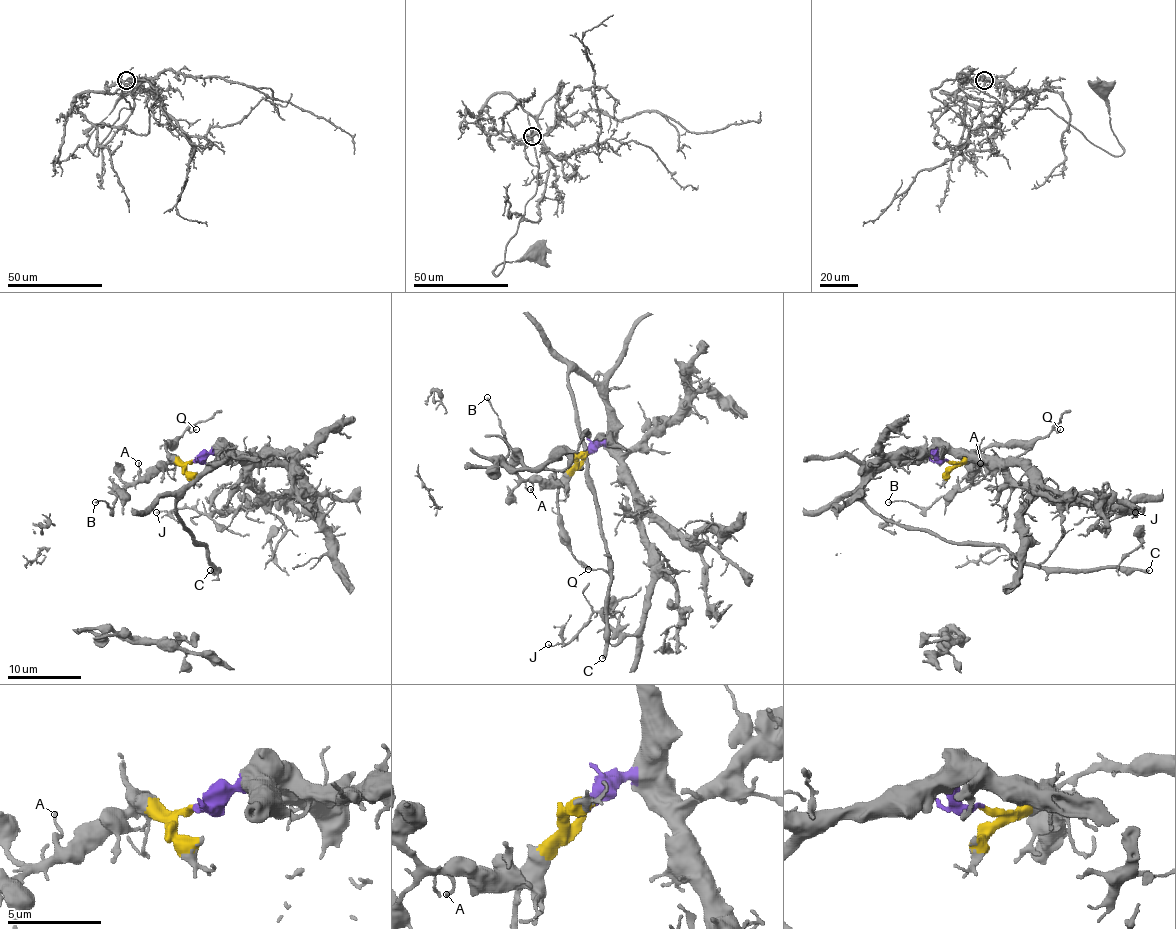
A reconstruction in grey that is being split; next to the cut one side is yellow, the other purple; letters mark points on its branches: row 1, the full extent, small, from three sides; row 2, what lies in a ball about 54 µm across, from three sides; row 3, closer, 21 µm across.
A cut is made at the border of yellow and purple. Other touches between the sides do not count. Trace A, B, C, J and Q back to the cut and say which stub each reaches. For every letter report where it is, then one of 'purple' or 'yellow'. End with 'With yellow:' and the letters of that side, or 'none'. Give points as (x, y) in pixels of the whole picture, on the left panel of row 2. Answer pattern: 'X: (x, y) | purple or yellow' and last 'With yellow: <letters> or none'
A: (138, 463) | yellow
B: (95, 502) | yellow
C: (210, 570) | purple
J: (156, 512) | purple
Q: (196, 429) | yellow
With yellow: A, B, Q

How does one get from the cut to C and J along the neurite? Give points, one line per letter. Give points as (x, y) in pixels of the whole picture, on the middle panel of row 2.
C: (586, 454), (605, 438), (607, 403), (592, 382), (571, 371), (568, 386), (609, 558), (610, 586), (603, 658)
J: (586, 454), (603, 445), (631, 490), (651, 556), (651, 595), (633, 634), (594, 612), (566, 644), (547, 644)

